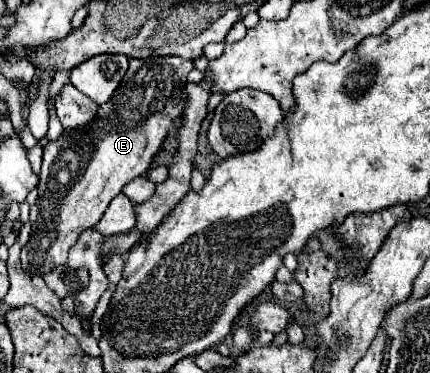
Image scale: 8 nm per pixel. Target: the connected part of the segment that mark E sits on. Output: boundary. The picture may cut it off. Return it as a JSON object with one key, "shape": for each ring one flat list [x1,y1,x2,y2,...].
{"shape":[[178,56,130,60,130,68,114,96,98,106,96,120,86,128,64,130,58,140,44,146,38,184,40,216,32,224,30,240,22,248,24,272,42,276,54,264,66,264,68,250,76,244,78,236,102,218,110,200,122,192,124,184,148,172,168,130,182,116,186,76,192,68,194,62]]}

